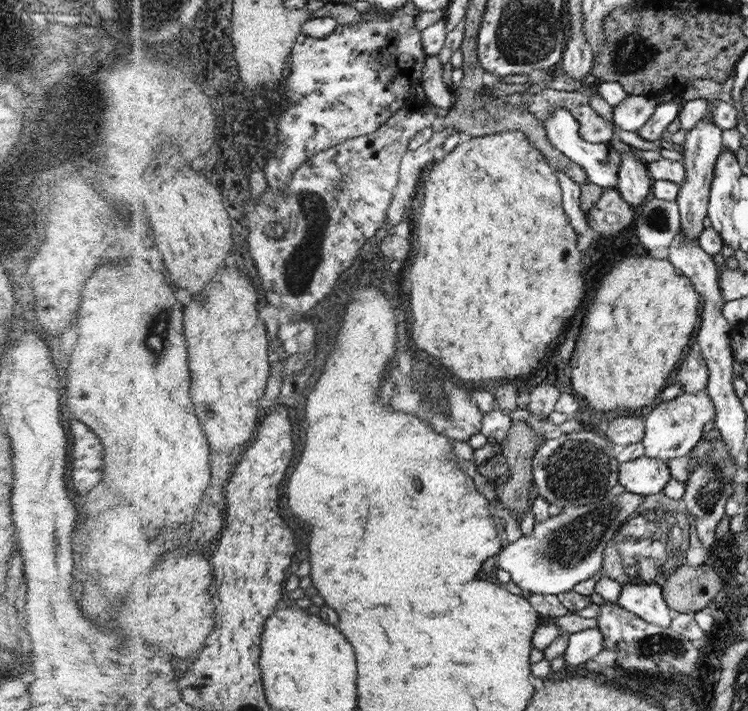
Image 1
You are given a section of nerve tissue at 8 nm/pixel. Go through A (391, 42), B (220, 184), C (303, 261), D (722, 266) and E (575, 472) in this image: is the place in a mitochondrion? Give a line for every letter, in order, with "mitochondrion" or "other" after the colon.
A: other
B: other
C: mitochondrion
D: other
E: mitochondrion

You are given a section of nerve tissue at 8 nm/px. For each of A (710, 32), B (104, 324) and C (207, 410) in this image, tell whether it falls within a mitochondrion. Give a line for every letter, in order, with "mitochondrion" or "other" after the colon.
A: other
B: other
C: mitochondrion

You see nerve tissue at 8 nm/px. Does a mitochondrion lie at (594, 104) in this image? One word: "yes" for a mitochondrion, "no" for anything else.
no

